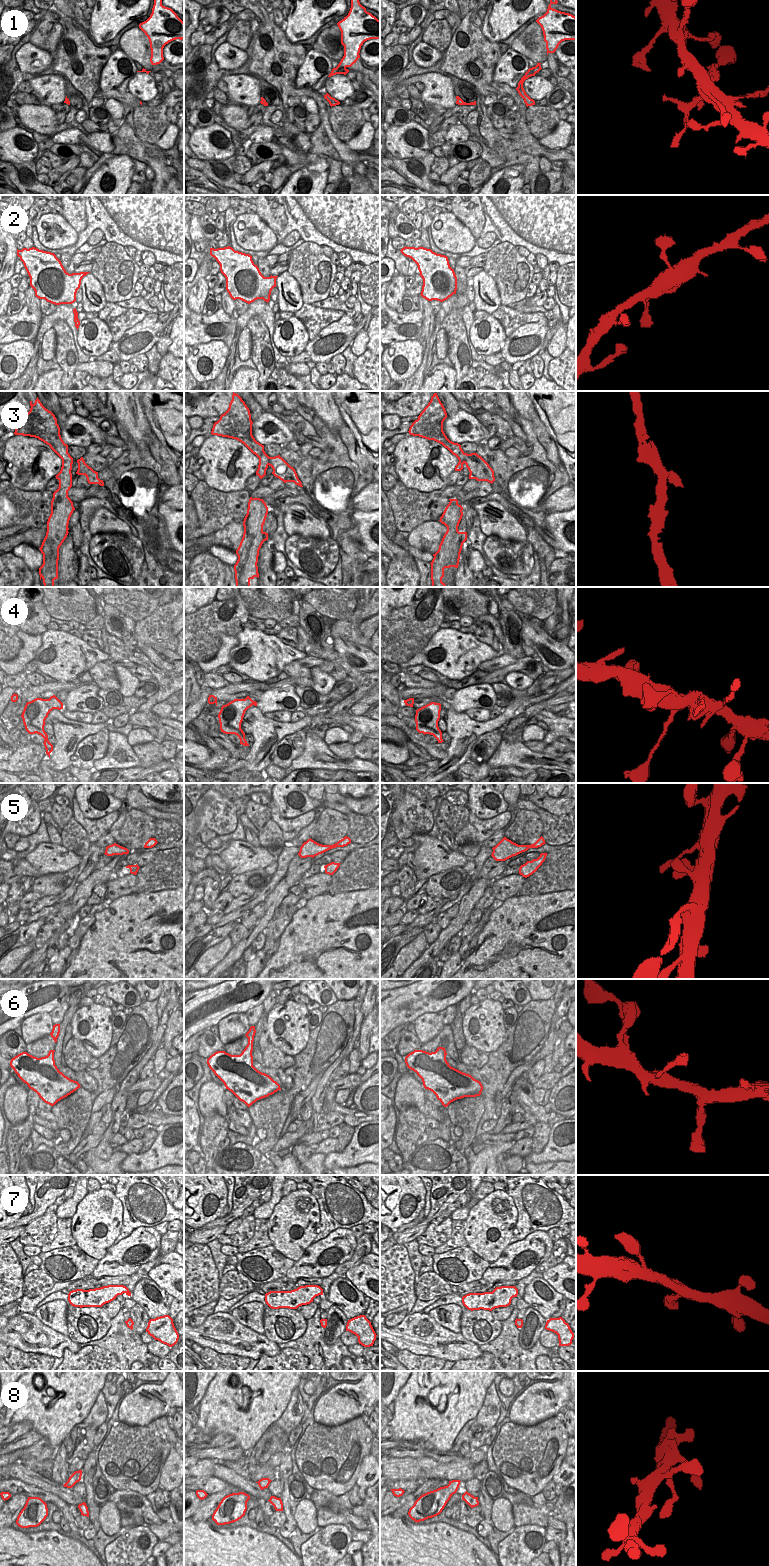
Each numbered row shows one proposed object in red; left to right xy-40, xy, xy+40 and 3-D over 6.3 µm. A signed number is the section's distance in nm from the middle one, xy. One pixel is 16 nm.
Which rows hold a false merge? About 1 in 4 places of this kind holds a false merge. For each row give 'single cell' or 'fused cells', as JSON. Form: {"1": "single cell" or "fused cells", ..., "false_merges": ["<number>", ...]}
{"1": "single cell", "2": "single cell", "3": "single cell", "4": "single cell", "5": "single cell", "6": "single cell", "7": "single cell", "8": "single cell", "false_merges": []}

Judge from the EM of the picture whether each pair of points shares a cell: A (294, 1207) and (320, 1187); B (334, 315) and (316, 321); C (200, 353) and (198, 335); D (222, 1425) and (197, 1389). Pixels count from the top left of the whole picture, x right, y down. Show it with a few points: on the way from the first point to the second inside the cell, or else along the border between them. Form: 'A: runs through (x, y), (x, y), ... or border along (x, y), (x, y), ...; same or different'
A: border along (310, 1192), (317, 1202), (320, 1215); different
B: runs through (330, 315), (320, 318); same
C: border along (222, 339), (212, 339), (208, 342), (194, 345); different
D: border along (211, 1381), (204, 1396), (198, 1403); different

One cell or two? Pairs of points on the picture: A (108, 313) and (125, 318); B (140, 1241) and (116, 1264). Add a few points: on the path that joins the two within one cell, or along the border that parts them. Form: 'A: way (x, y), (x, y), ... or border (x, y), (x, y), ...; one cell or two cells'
A: way (112, 314), (117, 318), (121, 318); one cell
B: way (133, 1245), (126, 1249), (122, 1257); one cell

